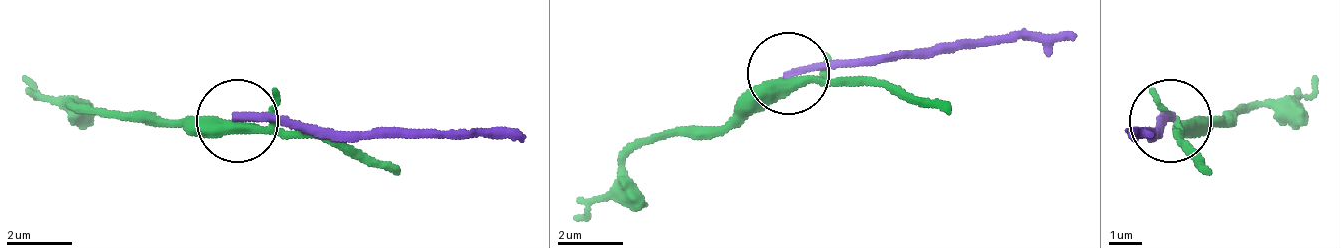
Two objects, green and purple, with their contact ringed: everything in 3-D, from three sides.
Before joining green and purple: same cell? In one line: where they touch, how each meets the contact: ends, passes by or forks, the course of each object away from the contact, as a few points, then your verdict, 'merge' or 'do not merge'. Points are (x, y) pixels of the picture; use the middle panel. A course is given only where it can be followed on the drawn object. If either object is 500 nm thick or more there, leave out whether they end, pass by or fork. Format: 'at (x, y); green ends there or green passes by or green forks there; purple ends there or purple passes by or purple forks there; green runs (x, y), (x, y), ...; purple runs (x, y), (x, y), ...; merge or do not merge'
at (788, 73); green passes by; purple ends there; green runs (786, 79), (720, 129), (662, 129), (613, 186), (571, 219); purple runs (786, 71), (1074, 30); do not merge

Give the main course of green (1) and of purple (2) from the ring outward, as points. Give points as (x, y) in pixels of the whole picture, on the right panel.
1: (1176, 118), (1226, 118), (1283, 110), (1316, 77)
2: (1168, 118), (1127, 135)

